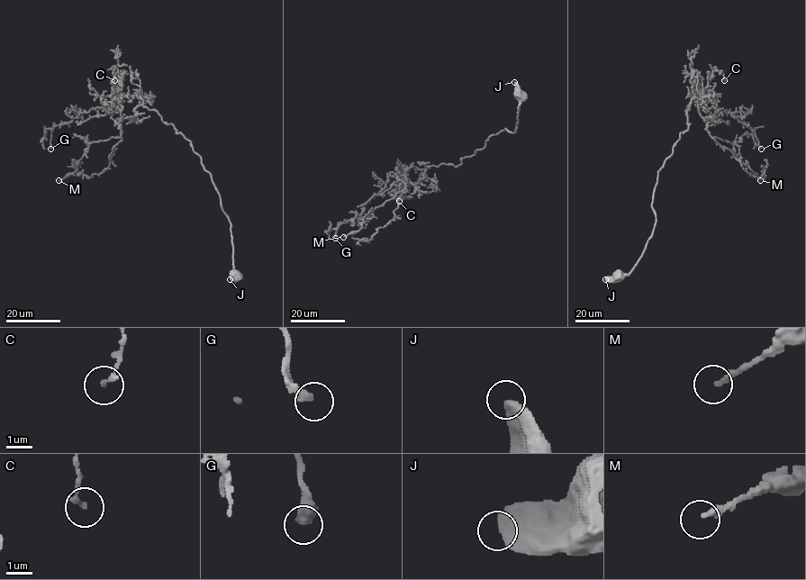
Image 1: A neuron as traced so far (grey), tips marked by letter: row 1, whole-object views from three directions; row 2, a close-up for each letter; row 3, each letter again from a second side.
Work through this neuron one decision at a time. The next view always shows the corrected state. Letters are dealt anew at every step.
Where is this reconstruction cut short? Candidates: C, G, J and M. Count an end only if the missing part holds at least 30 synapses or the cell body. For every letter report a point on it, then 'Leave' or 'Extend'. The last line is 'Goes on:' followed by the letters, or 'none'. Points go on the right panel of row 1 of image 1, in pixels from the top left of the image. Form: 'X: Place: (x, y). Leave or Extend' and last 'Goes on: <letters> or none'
C: Place: (724, 80). Leave
G: Place: (761, 149). Leave
J: Place: (605, 279). Leave
M: Place: (760, 180). Leave
Goes on: none

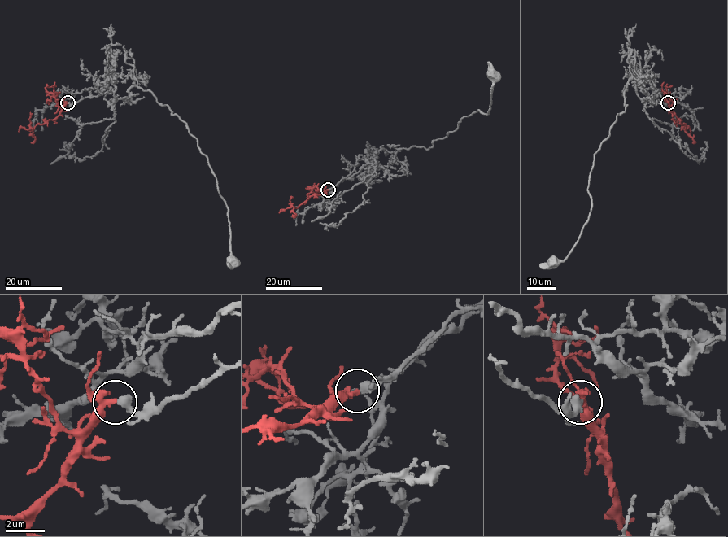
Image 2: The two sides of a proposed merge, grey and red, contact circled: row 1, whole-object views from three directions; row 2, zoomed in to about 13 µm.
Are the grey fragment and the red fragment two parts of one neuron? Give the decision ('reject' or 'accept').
accept

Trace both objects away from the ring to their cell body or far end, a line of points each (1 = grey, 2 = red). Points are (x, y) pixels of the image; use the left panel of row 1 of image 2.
1: (67, 103), (98, 96), (106, 80), (130, 76), (138, 87), (176, 114), (207, 157), (228, 210), (233, 261)
2: (67, 103), (58, 115), (37, 124), (32, 130), (29, 124), (30, 112)

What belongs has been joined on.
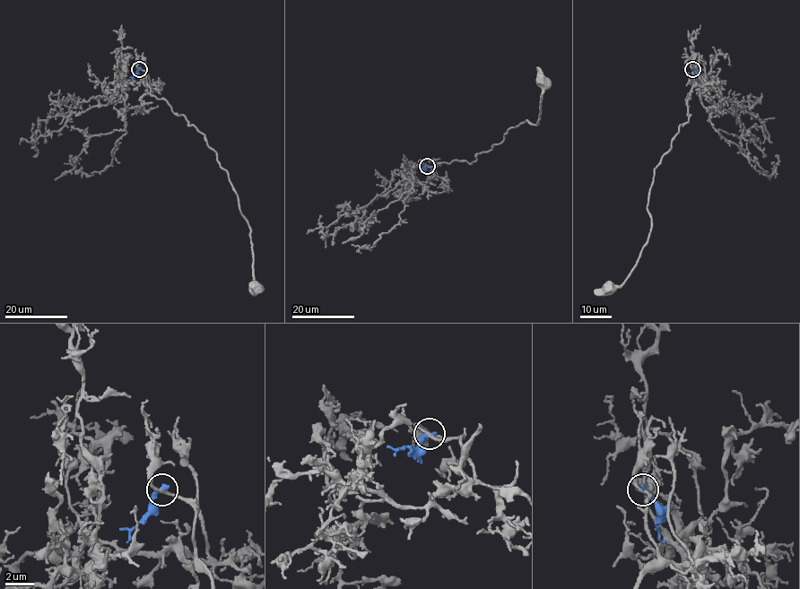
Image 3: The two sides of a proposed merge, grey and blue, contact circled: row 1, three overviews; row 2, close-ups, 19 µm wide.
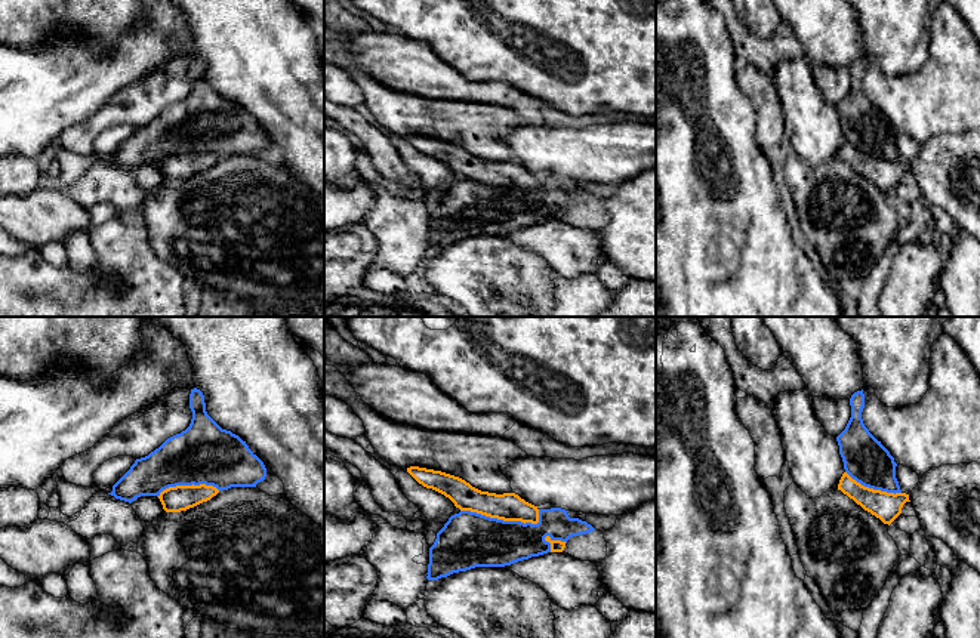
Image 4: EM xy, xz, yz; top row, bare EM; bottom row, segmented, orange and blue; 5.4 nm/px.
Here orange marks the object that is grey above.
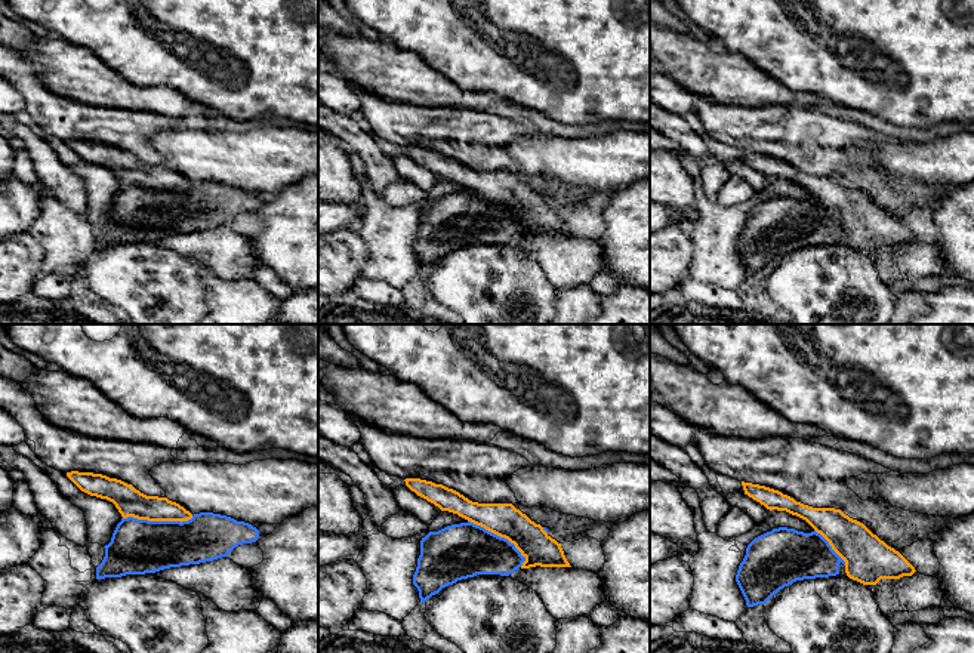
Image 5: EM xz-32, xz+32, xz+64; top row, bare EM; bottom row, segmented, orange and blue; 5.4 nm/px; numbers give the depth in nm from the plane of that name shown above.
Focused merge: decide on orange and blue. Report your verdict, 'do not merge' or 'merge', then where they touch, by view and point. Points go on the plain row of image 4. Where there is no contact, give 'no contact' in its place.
do not merge | xz (501, 187)

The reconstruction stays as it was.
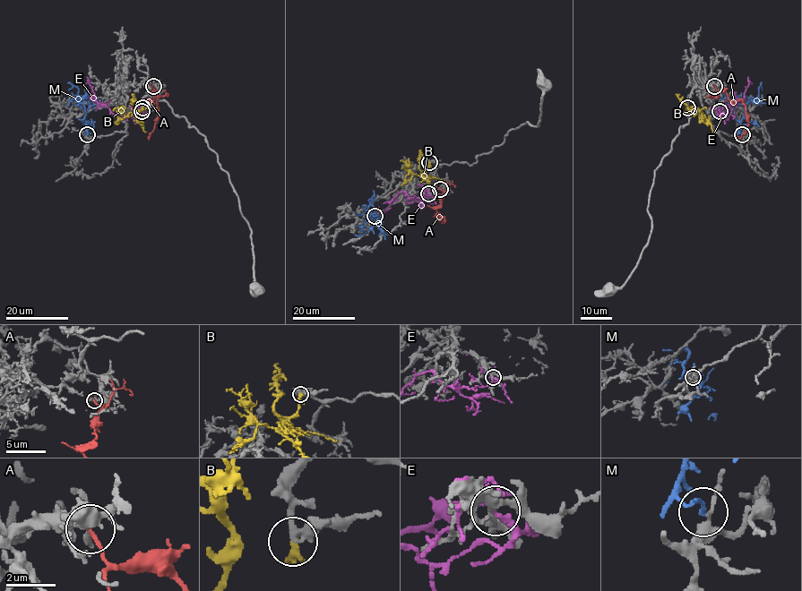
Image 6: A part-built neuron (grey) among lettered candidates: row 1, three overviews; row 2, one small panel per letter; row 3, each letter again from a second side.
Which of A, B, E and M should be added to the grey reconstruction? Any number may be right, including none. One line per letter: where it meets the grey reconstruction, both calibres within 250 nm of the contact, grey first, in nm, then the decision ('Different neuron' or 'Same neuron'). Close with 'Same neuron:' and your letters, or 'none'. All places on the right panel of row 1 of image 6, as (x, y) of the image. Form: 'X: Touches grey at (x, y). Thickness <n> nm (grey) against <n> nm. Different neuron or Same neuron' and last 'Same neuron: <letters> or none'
A: Touches grey at (714, 86). Thickness 170 nm (grey) against 200 nm. Different neuron
B: Touches grey at (687, 107). Thickness 300 nm (grey) against 200 nm. Same neuron
E: Touches grey at (720, 111). Thickness 200 nm (grey) against 120 nm. Different neuron
M: Touches grey at (742, 134). Thickness 240 nm (grey) against 120 nm. Different neuron
Same neuron: B

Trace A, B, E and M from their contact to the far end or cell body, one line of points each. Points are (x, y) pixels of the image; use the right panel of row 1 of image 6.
A: (715, 86), (731, 102), (741, 99), (745, 106), (748, 124), (745, 132), (738, 136)
B: (687, 107), (701, 114), (699, 115), (694, 108), (689, 114), (685, 111)
E: (720, 111), (723, 118), (717, 115), (724, 106), (736, 103), (745, 97), (749, 84), (747, 77)
M: (742, 134), (738, 132), (740, 123), (732, 114), (730, 104), (743, 98), (755, 100), (761, 85), (762, 90)

